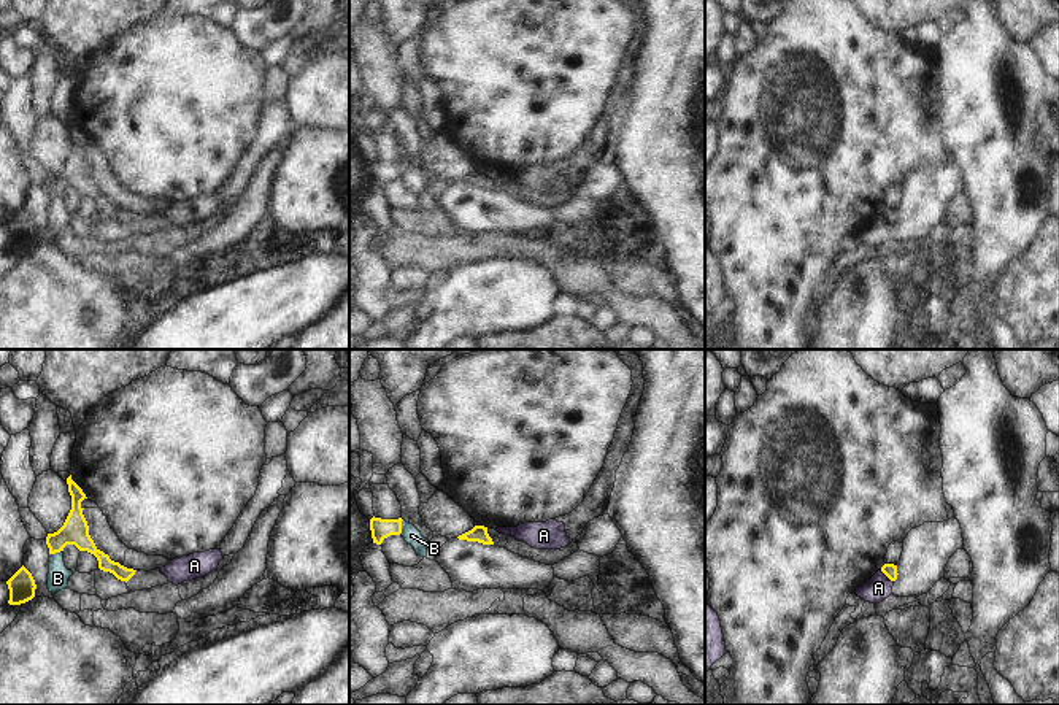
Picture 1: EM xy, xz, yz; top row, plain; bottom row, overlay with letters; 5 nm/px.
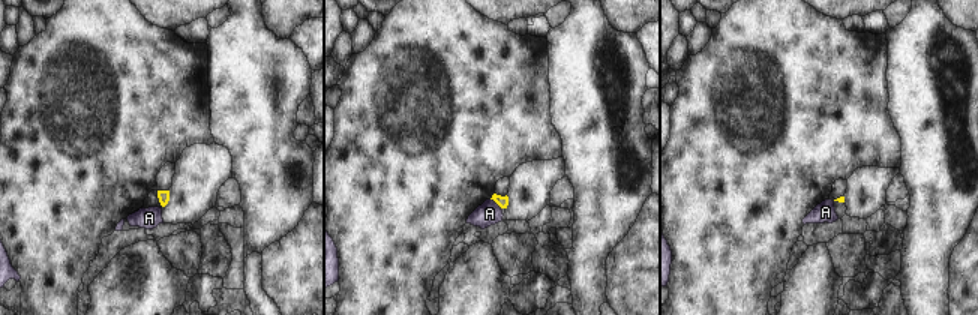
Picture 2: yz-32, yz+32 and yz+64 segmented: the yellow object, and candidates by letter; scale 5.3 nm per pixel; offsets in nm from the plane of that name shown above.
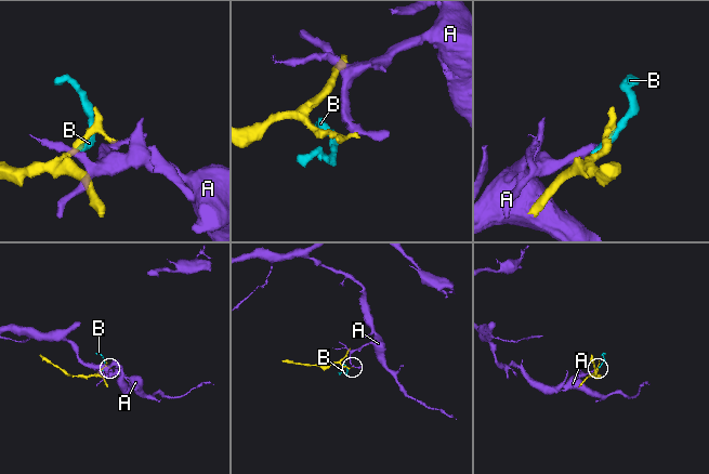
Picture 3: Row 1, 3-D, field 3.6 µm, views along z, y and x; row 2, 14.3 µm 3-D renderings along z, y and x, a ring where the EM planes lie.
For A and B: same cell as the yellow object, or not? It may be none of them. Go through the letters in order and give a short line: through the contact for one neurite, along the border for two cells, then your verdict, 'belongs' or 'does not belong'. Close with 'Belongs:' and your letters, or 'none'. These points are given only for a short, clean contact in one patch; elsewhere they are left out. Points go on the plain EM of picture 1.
A: line yz (880, 215), (893, 226); does not belong
B: line xz (402, 164), (402, 175), (399, 178); does not belong
Belongs: none

